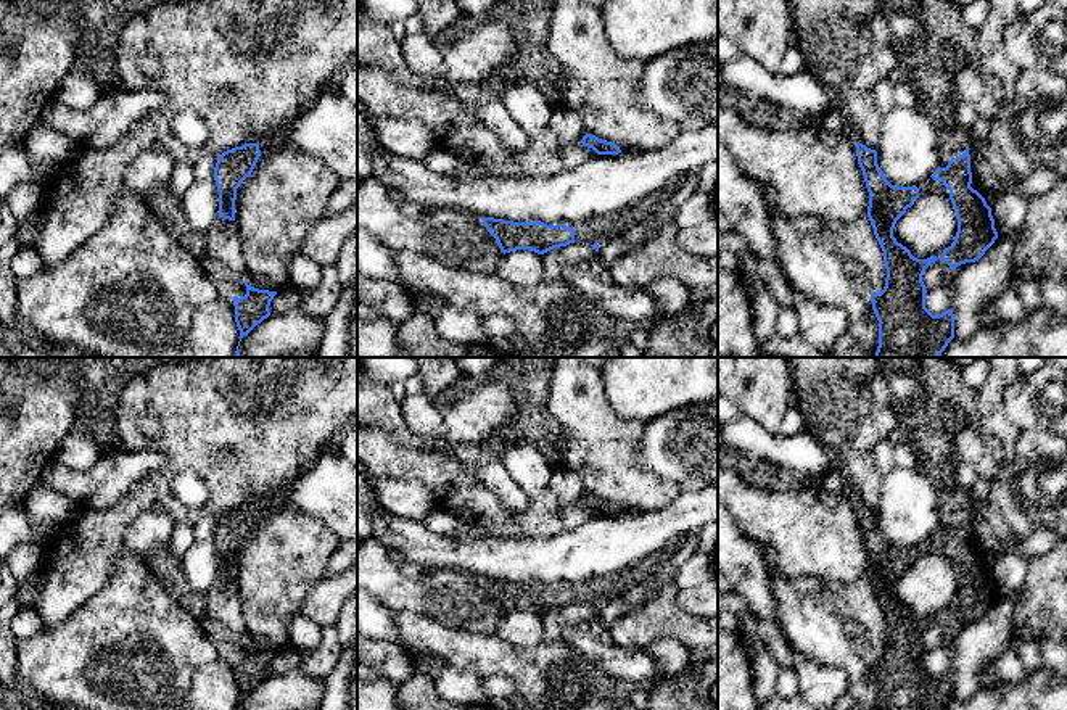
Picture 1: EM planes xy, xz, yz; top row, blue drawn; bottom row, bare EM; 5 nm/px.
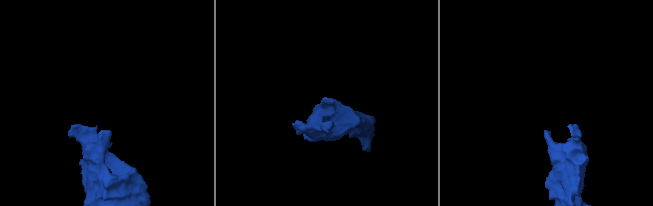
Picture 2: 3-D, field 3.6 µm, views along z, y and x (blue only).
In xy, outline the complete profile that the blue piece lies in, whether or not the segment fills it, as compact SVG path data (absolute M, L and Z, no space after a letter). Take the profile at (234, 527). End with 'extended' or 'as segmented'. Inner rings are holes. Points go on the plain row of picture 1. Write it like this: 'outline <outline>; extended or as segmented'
outline M245 504L217 517L214 541L219 552L219 578L235 581L237 549L251 536L259 517L259 504Z; as segmented

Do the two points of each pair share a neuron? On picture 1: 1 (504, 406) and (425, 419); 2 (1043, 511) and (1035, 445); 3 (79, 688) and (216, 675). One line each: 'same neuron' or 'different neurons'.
1: same neuron
2: same neuron
3: different neurons

